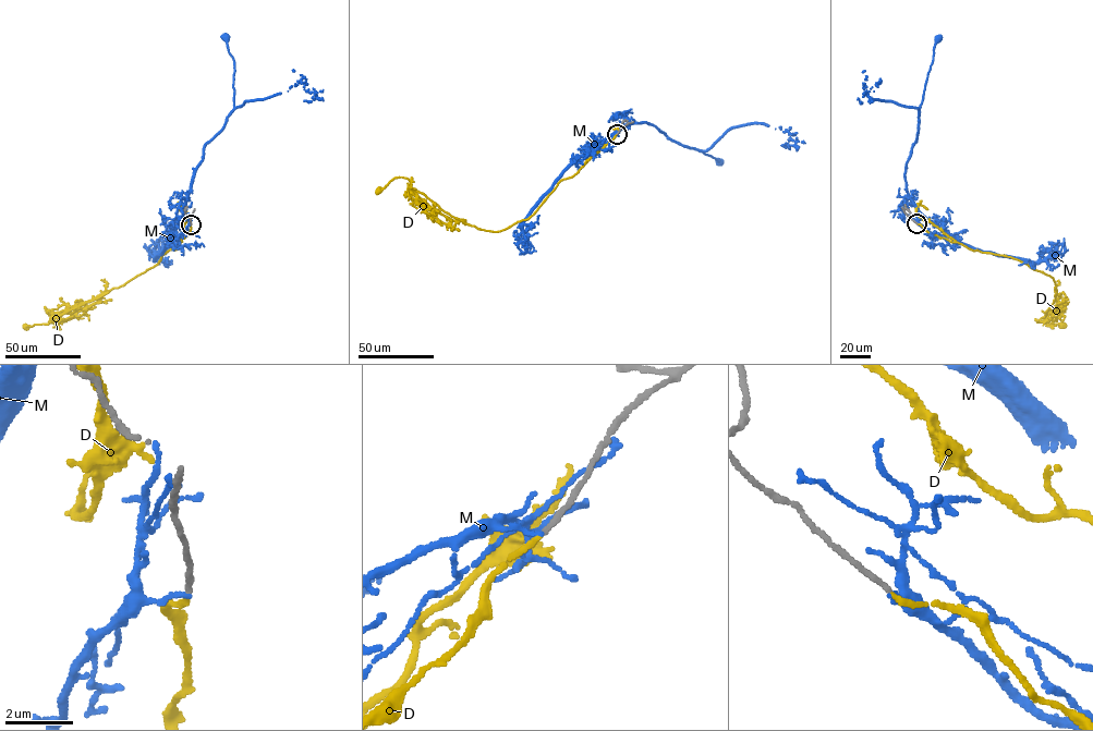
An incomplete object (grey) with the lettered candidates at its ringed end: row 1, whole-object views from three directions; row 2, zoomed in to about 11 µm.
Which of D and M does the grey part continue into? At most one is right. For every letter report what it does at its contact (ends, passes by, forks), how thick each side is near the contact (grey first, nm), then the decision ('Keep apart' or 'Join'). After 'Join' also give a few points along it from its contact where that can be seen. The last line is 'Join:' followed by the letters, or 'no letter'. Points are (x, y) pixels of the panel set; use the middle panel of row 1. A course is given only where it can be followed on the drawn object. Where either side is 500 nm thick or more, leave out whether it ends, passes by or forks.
D: It ends there. Thickness 150 nm (grey) against 150 nm. Join. Its course: (617, 134), (561, 180), (530, 217), (497, 231), (444, 211), (410, 187), (408, 179), (395, 178), (379, 191)
M: It ends there. Thickness 150 nm (grey) against 130 nm. Keep apart
Join: D

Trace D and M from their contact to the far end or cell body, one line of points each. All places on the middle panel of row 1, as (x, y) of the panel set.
D: (617, 134), (561, 180), (530, 217), (497, 231), (444, 211), (410, 187), (408, 179), (395, 178), (379, 191)
M: (617, 134), (592, 143), (588, 151), (627, 124), (646, 122), (672, 141), (719, 161)

